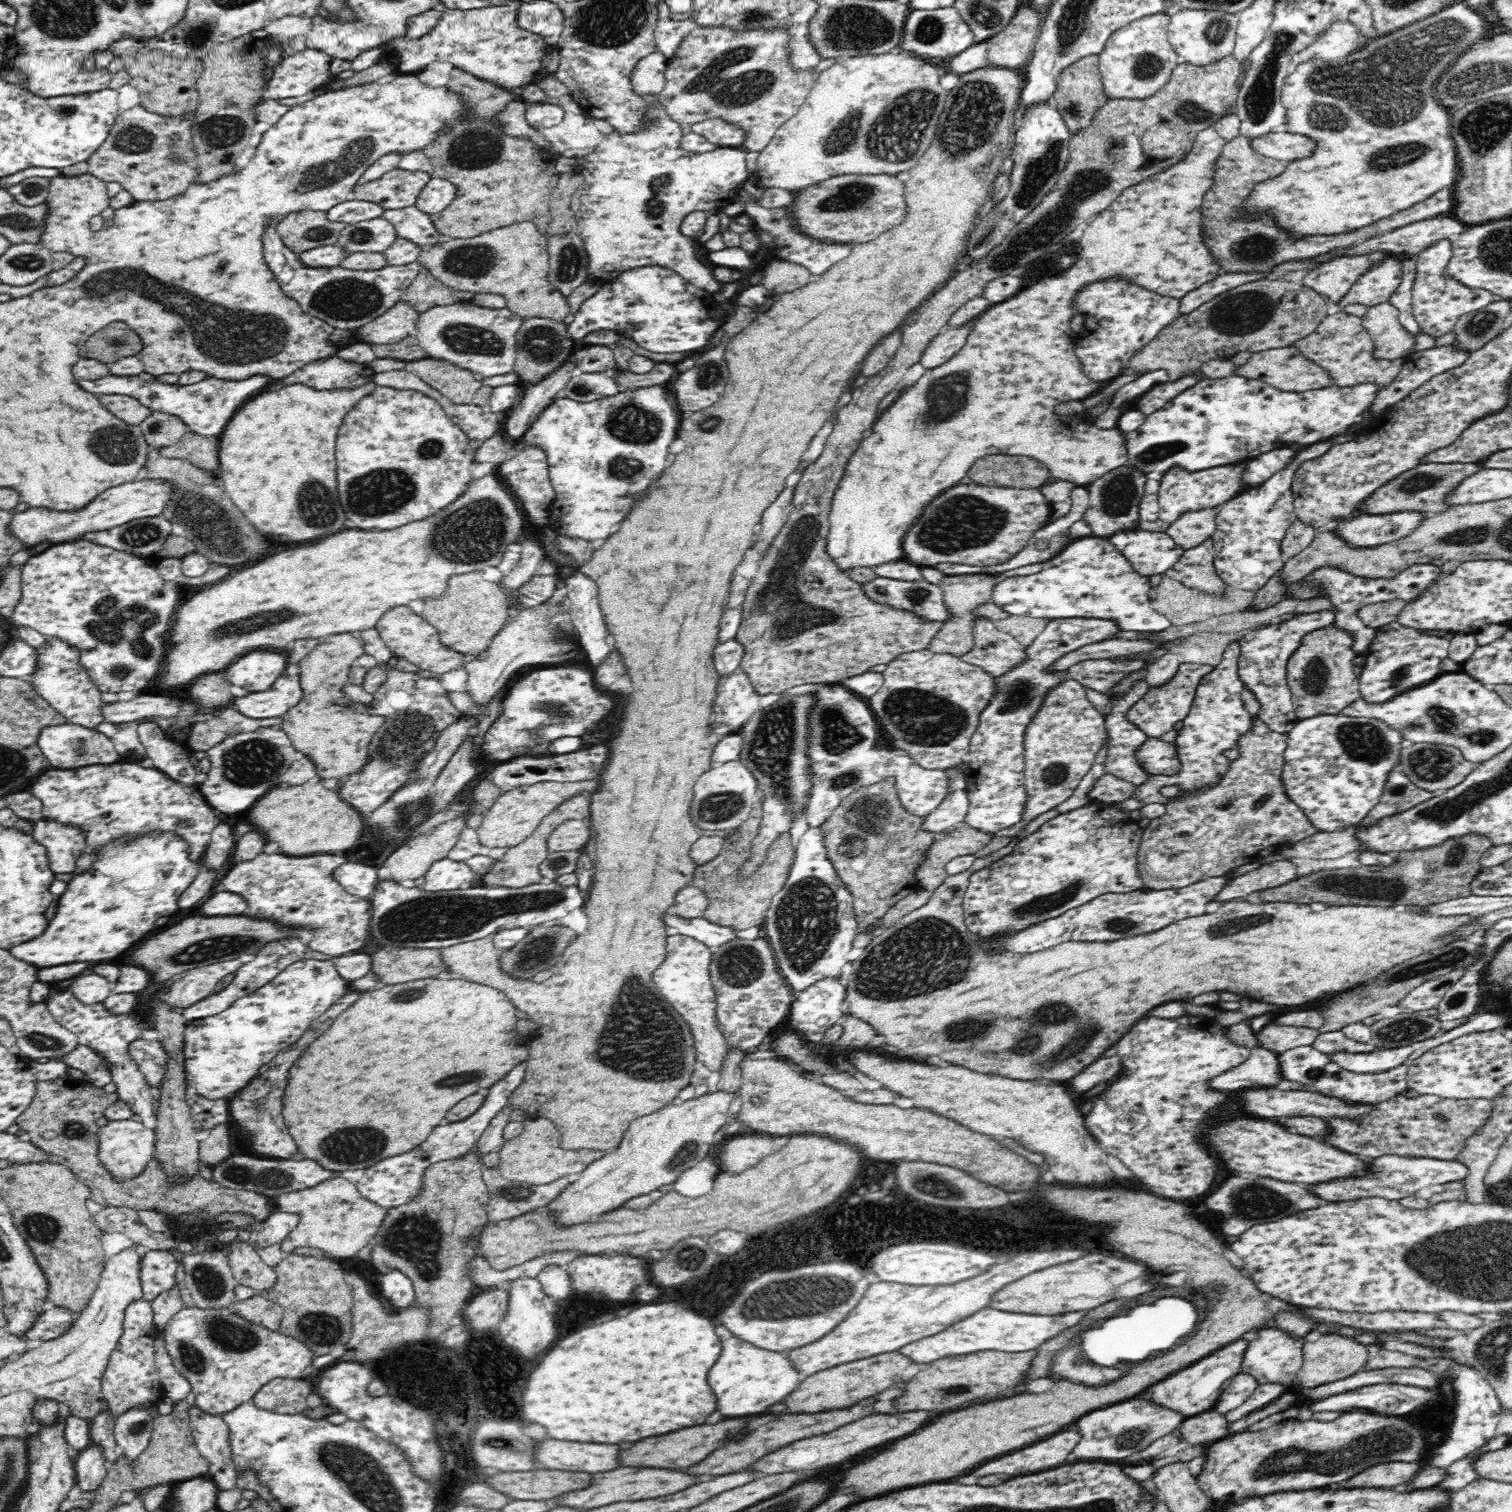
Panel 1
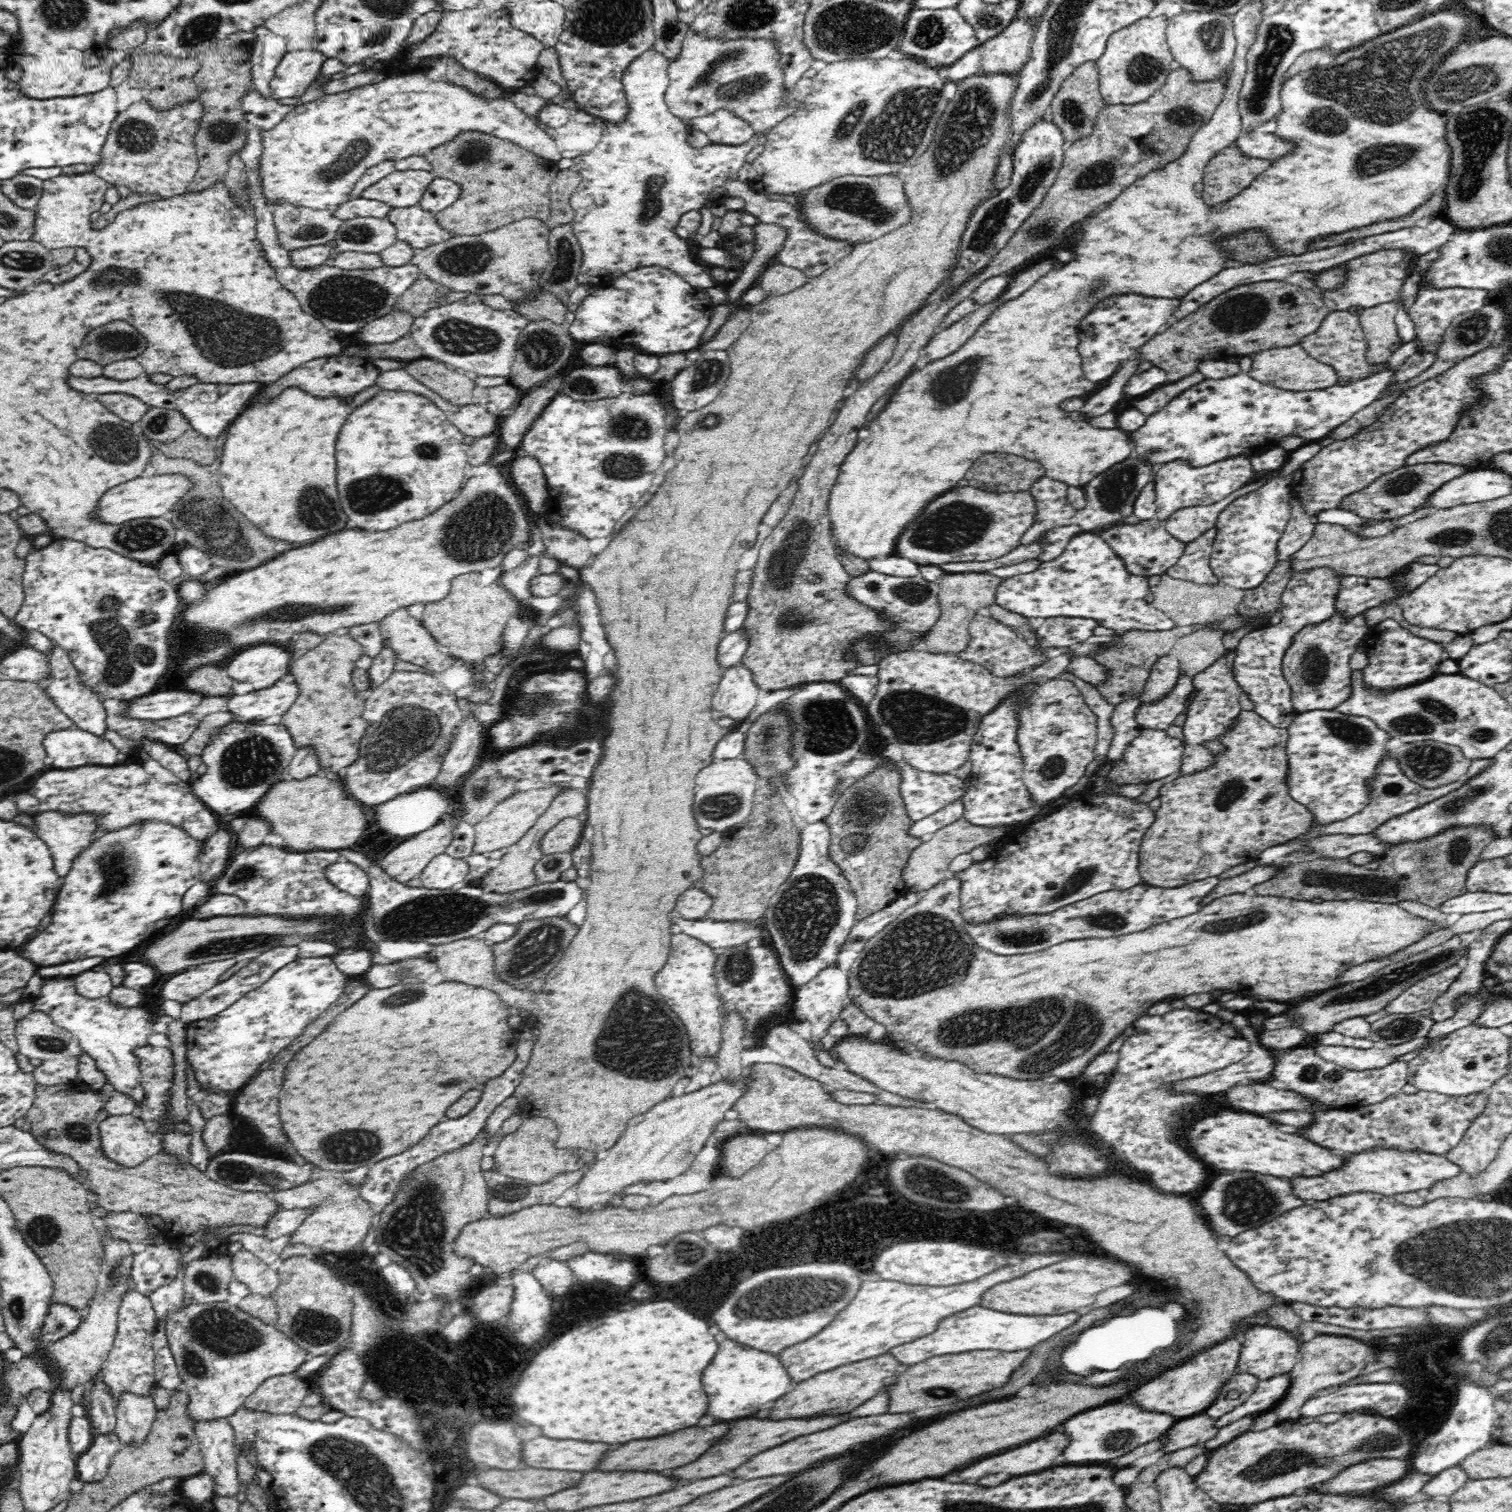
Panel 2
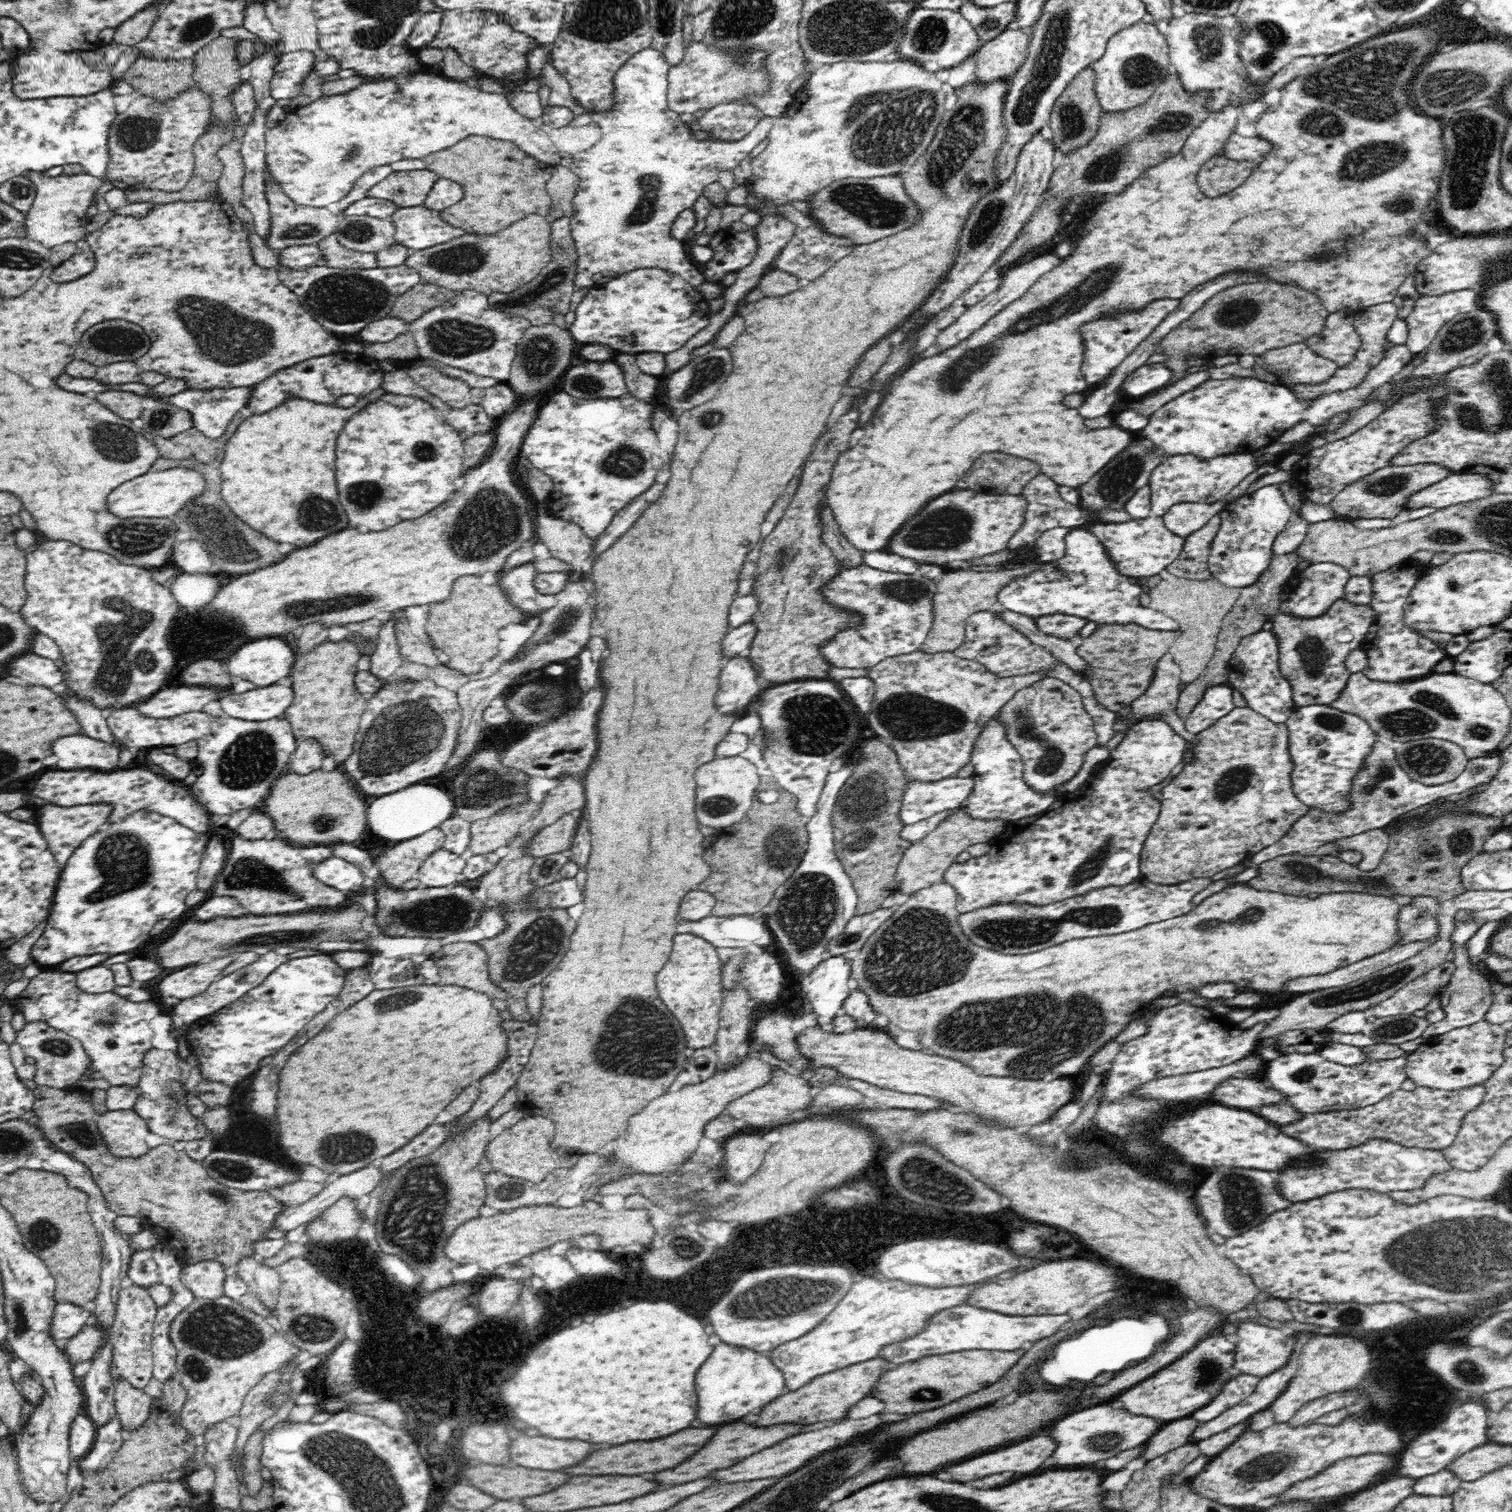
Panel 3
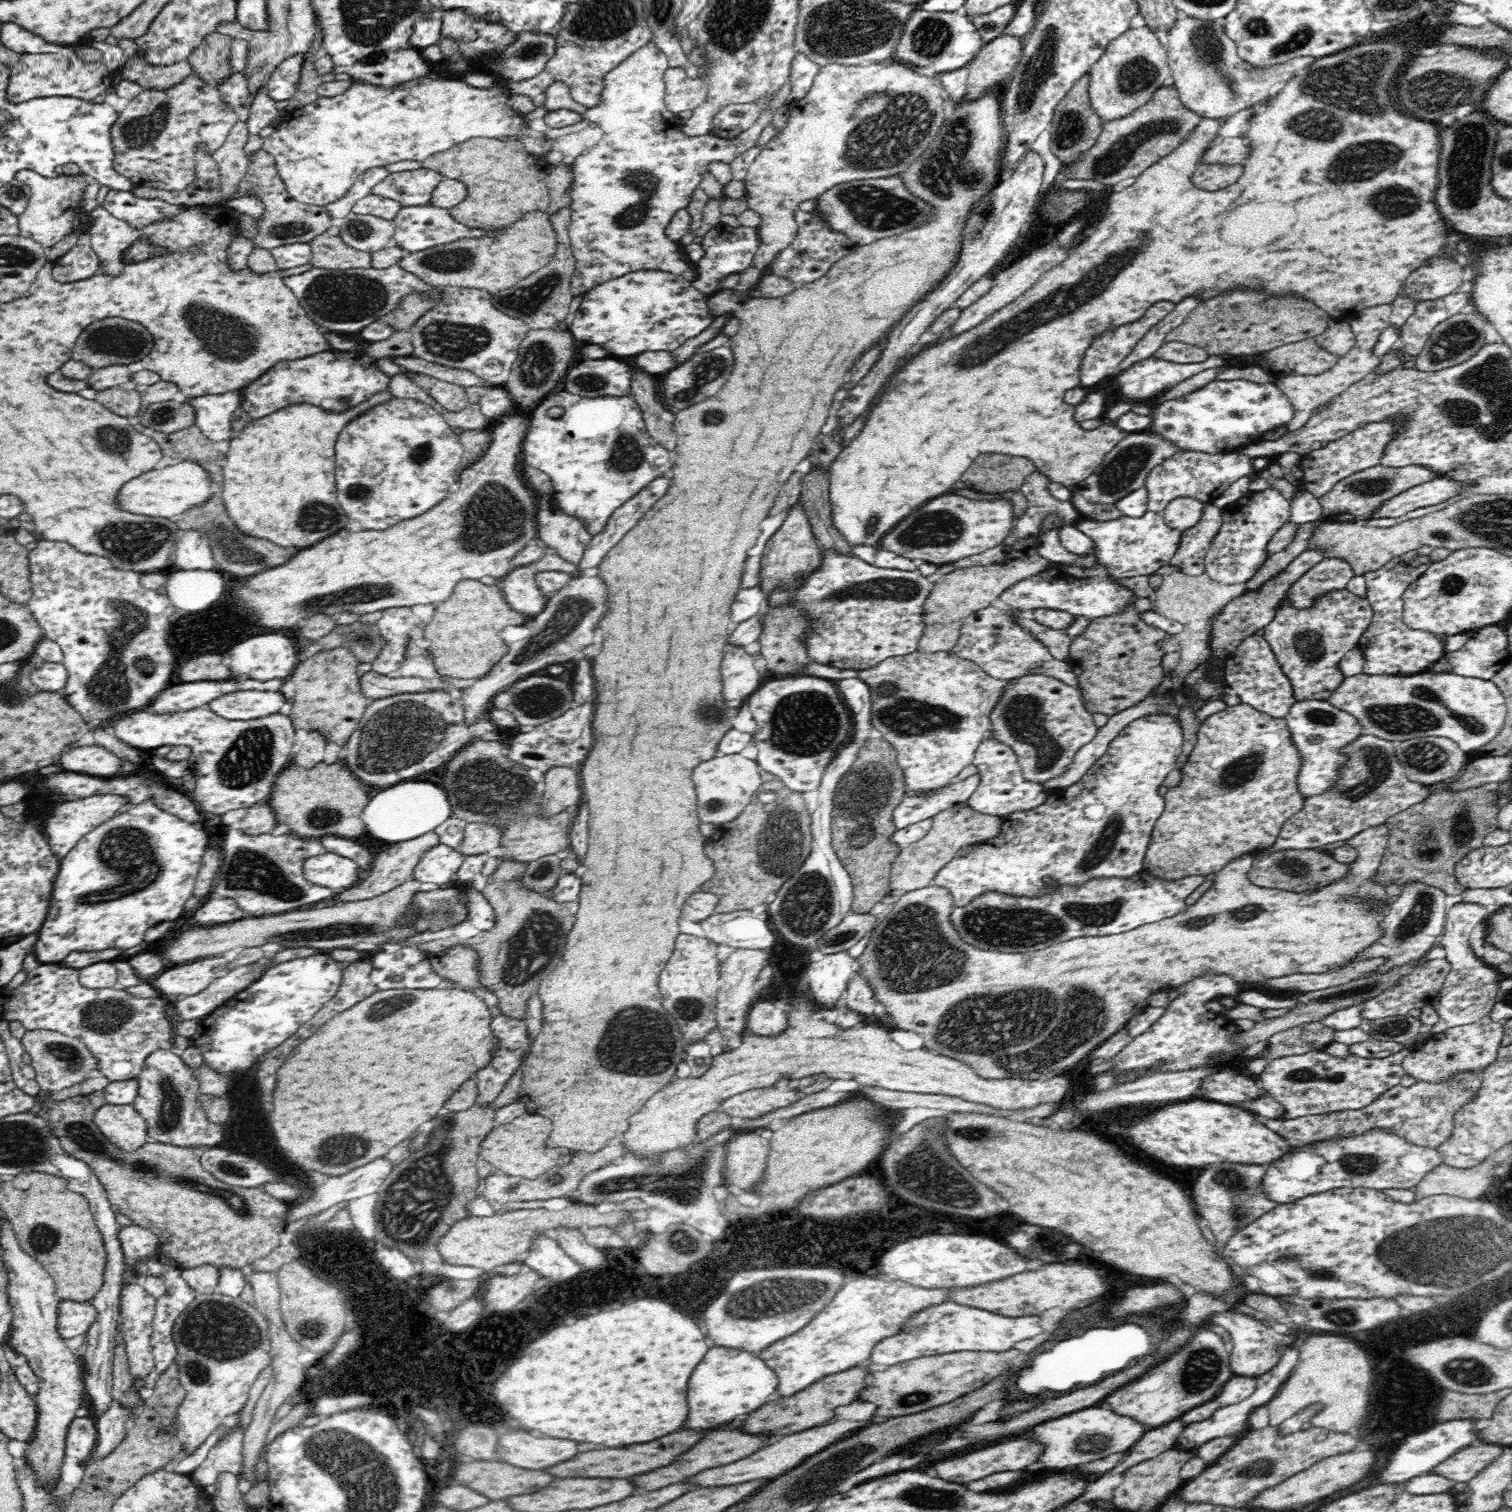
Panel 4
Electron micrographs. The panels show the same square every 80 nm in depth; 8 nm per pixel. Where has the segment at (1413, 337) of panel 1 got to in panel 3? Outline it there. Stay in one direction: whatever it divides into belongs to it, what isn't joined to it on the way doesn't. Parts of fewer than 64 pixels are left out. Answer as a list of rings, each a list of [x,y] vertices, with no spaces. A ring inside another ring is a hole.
[[[1393,302],[1369,306],[1355,313],[1353,323],[1362,341],[1355,359],[1347,367],[1336,369],[1331,379],[1317,385],[1298,385],[1291,388],[1292,392],[1295,392],[1299,398],[1306,400],[1306,398],[1314,398],[1314,396],[1324,394],[1324,392],[1340,392],[1340,390],[1348,390],[1348,388],[1354,388],[1356,384],[1360,384],[1362,378],[1368,374],[1368,371],[1385,357],[1385,352],[1390,346],[1388,335],[1393,332],[1393,323],[1397,317],[1397,306]]]

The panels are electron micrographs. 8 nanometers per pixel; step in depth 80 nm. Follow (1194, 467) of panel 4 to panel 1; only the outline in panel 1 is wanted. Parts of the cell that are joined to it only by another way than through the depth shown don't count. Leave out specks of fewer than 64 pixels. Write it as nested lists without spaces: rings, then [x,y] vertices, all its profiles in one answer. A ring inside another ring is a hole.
[[[1246,463],[1220,466],[1220,468],[1210,468],[1200,472],[1186,472],[1182,468],[1172,468],[1166,476],[1163,476],[1158,485],[1158,518],[1170,525],[1176,523],[1176,520],[1187,512],[1224,506],[1232,498],[1245,491],[1242,481],[1245,469]]]

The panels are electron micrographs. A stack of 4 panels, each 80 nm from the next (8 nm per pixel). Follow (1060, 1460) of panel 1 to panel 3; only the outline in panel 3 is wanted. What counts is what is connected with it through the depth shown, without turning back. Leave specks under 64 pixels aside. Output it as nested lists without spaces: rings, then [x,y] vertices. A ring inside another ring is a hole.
[[[1038,1436],[1014,1444],[1010,1448],[1002,1448],[990,1454],[982,1454],[978,1458],[966,1460],[958,1466],[948,1468],[946,1472],[956,1482],[970,1482],[998,1472],[1034,1472],[1038,1470],[1056,1450],[1058,1442],[1050,1436]]]

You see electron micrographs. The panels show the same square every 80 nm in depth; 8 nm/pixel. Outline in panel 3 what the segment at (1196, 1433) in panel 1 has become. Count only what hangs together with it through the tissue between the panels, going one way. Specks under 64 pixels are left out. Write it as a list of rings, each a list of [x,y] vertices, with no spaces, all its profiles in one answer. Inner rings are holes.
[[[1191,1416],[1181,1417],[1176,1421],[1170,1421],[1164,1428],[1154,1434],[1144,1446],[1146,1446],[1146,1454],[1144,1458],[1152,1461],[1159,1458],[1168,1452],[1173,1452],[1182,1446],[1186,1446],[1188,1443],[1194,1442],[1192,1434],[1198,1430],[1198,1425],[1204,1424]]]

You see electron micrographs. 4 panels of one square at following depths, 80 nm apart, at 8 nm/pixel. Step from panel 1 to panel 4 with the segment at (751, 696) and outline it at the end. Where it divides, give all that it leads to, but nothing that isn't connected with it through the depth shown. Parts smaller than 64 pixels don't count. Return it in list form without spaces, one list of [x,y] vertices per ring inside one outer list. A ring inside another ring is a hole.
[[[730,646],[722,660],[722,696],[724,700],[741,700],[745,704],[749,696],[762,686],[762,676],[754,666],[754,655],[750,655],[742,647]]]

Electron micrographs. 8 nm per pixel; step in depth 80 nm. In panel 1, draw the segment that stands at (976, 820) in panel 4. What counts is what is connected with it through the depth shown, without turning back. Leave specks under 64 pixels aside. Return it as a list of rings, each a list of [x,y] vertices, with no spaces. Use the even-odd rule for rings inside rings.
[[[968,824],[965,827],[947,832],[946,836],[941,834],[941,840],[931,844],[923,857],[925,861],[915,872],[915,878],[919,882],[920,888],[935,891],[947,879],[944,866],[950,860],[978,852],[990,840],[992,840],[992,835],[977,831]]]

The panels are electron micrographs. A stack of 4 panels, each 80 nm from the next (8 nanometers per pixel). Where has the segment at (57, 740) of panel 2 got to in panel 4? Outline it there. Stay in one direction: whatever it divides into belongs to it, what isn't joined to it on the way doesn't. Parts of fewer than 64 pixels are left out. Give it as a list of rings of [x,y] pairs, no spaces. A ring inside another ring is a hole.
[[[95,743],[71,746],[72,749],[60,756],[58,769],[82,772],[100,778],[112,778],[119,774],[123,759],[108,749]]]

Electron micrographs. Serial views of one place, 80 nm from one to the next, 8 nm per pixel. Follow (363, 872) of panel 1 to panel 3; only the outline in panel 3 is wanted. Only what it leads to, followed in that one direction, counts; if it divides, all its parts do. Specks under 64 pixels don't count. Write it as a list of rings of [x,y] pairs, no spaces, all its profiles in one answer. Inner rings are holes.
[[[336,856],[327,858],[315,866],[315,874],[328,884],[342,892],[357,893],[367,887],[368,881],[355,862],[342,860]]]

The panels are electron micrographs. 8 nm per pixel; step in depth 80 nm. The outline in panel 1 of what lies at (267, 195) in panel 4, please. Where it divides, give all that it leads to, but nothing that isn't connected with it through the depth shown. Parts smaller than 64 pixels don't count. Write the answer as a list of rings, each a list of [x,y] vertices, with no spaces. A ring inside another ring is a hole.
[[[302,211],[285,216],[275,229],[289,250],[300,256],[307,250],[336,245],[345,225],[329,221],[326,212]]]

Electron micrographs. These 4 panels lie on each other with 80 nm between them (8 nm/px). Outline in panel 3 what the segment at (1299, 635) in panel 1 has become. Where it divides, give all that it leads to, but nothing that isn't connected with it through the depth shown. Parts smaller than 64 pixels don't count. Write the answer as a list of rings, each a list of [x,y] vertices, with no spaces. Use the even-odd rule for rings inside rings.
[[[1318,563],[1298,570],[1284,585],[1281,611],[1300,619],[1311,619],[1326,614],[1338,600],[1343,598],[1344,586],[1350,573],[1334,563]],[[1265,627],[1262,631],[1244,637],[1228,661],[1229,681],[1241,692],[1247,706],[1273,723],[1286,723],[1293,713],[1292,687],[1279,669],[1279,638]]]

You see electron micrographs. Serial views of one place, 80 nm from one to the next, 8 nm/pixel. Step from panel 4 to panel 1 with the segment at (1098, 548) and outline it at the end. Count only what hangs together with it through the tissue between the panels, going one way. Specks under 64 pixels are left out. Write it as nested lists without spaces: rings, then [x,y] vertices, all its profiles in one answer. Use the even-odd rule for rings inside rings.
[[[1136,529],[1108,538],[1142,576],[1164,574],[1185,551],[1166,533]]]

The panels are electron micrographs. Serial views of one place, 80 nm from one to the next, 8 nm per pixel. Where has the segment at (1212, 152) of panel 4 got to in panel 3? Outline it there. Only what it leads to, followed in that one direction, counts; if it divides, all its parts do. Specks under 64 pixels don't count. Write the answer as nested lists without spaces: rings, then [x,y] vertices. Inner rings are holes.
[[[1232,134],[1228,142],[1218,153],[1225,154],[1226,158],[1232,160],[1254,160],[1261,162],[1270,151],[1273,151],[1273,144],[1262,138],[1261,135],[1244,136],[1242,134]]]

